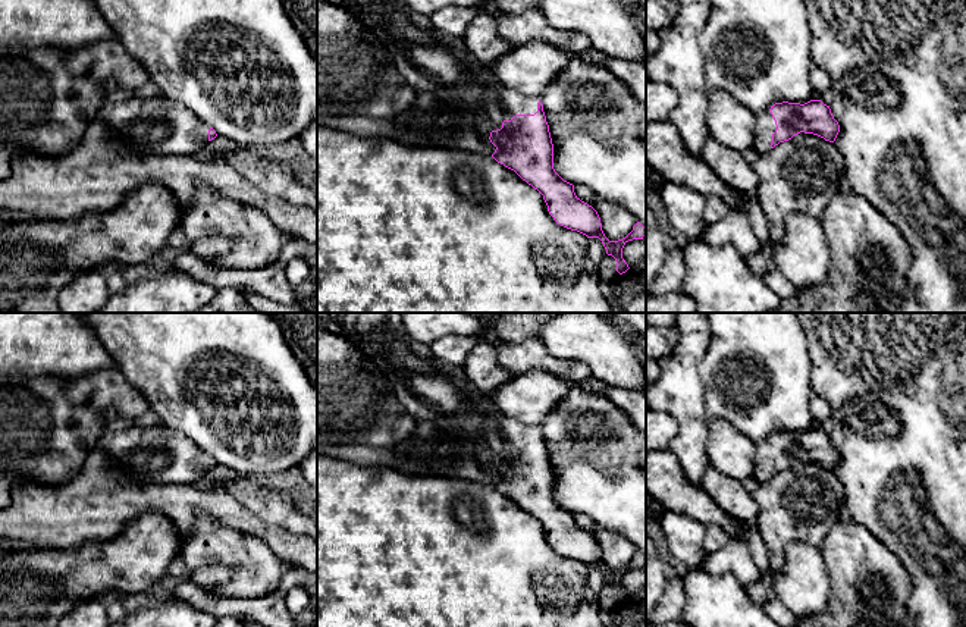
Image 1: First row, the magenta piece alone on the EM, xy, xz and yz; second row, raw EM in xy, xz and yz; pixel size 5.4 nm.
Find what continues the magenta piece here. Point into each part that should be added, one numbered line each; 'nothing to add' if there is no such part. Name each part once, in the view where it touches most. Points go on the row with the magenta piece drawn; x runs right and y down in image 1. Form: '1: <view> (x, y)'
1: xz (432, 62)

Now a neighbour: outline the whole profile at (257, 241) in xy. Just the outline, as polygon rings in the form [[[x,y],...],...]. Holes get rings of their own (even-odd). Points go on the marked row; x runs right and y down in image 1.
[[[208,188],[197,191],[197,201],[182,216],[181,229],[191,241],[201,238],[204,233],[230,236],[235,245],[228,254],[206,260],[223,269],[254,270],[276,264],[285,242],[282,232],[263,211],[229,200]]]

